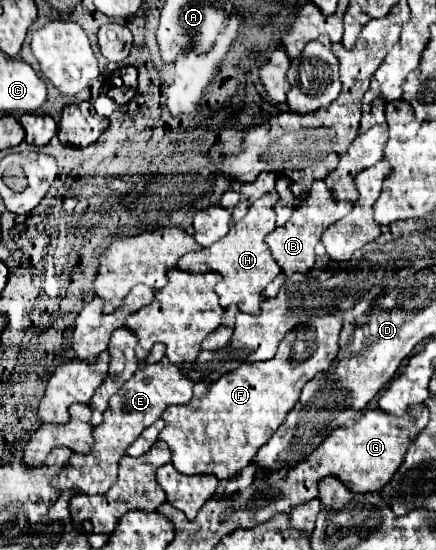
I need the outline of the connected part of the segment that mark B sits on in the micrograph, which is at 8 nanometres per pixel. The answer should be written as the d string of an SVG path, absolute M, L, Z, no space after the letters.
M314 187L314 191L310 193L310 199L306 205L298 207L290 221L282 227L276 227L268 237L266 237L266 245L270 247L270 253L272 257L276 259L276 263L282 267L284 273L308 273L314 269L314 259L316 259L316 253L314 253L314 247L316 243L320 241L322 237L322 231L326 231L326 227L330 227L332 223L336 223L338 219L342 219L350 209L352 205L346 203L346 201L334 201L329 195L318 195L316 191L318 187Z

